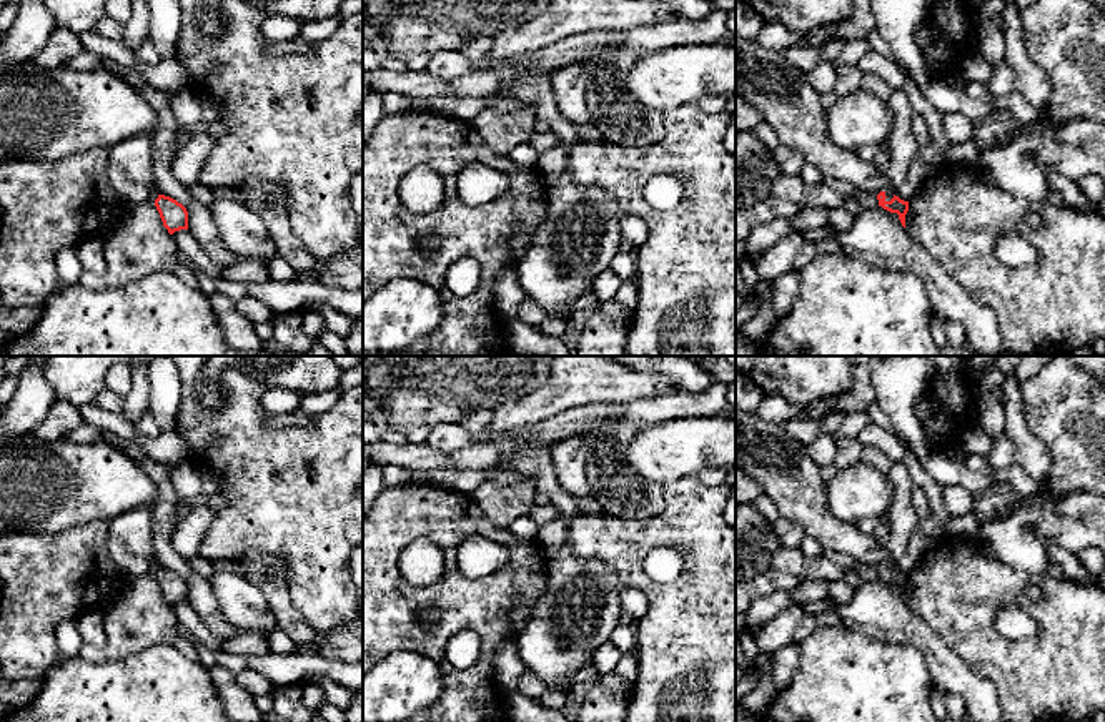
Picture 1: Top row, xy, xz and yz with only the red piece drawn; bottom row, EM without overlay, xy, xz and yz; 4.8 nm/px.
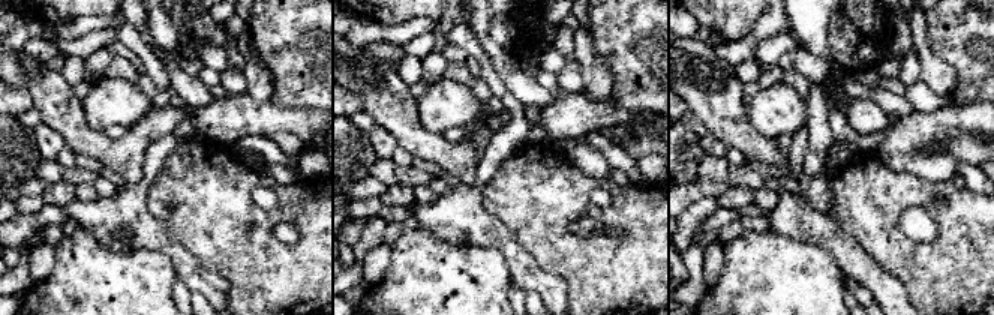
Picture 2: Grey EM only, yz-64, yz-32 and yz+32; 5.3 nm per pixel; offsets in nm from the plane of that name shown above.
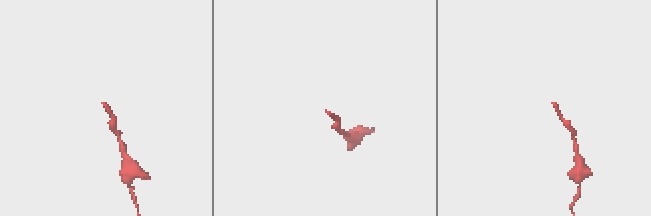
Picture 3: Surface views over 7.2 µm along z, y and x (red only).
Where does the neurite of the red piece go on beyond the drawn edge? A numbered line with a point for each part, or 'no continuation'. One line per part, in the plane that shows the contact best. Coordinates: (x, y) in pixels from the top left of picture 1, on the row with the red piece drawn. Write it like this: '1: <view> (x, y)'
1: yz (781, 92)

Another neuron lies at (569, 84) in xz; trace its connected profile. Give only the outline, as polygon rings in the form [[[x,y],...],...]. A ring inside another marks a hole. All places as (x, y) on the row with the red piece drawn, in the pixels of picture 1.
[[[581,63],[559,68],[549,78],[557,111],[571,123],[592,123],[586,105],[589,73]]]

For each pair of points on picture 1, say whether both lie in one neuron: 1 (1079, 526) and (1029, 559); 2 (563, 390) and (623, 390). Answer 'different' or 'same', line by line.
1: same
2: same

